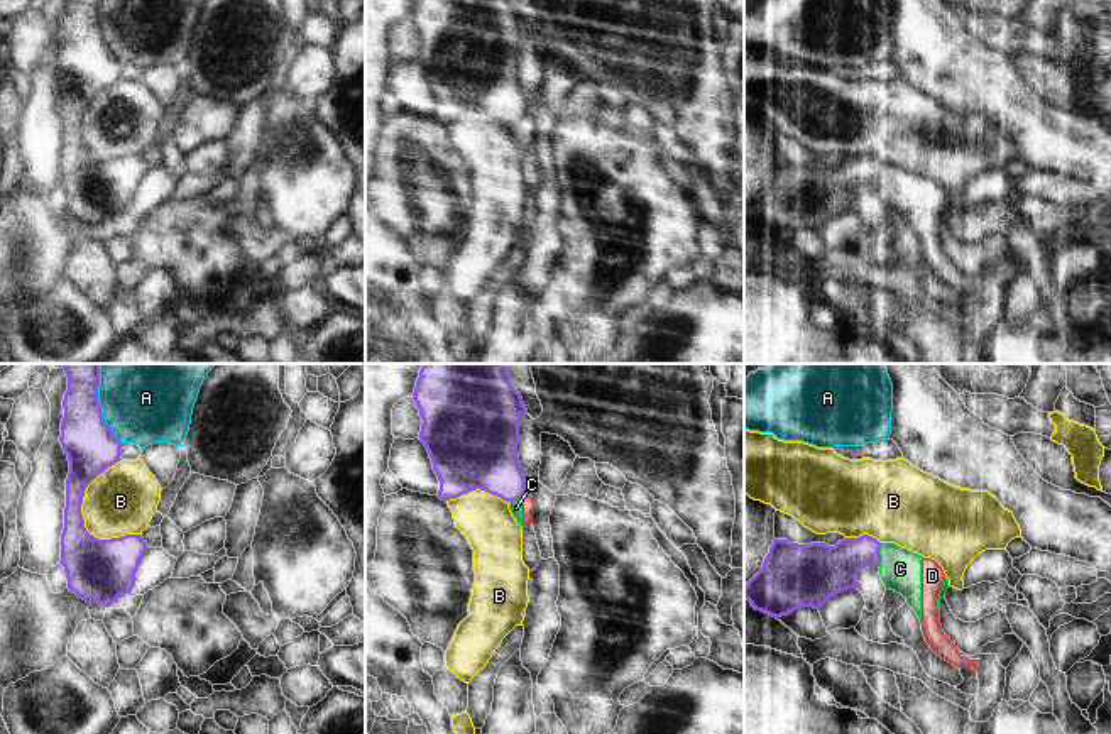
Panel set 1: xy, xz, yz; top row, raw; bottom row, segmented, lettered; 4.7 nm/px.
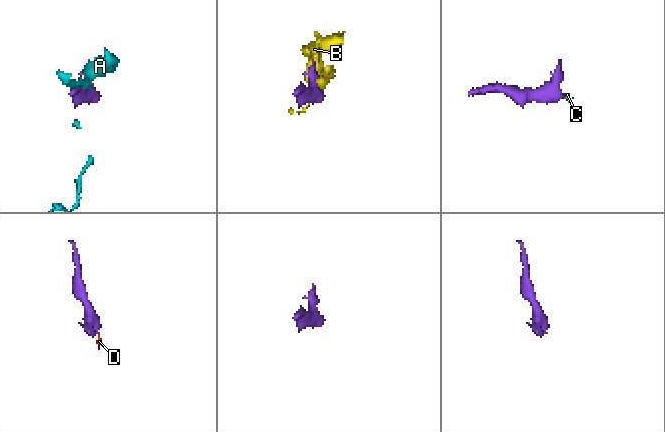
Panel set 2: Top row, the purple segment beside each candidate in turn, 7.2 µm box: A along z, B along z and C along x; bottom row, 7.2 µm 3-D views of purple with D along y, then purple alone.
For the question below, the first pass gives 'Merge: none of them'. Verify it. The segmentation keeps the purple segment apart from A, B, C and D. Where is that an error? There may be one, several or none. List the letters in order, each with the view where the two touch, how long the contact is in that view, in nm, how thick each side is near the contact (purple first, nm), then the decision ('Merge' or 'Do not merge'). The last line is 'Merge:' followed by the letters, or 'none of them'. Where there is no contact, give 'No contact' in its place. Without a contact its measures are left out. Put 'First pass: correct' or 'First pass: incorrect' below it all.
A: Touches purple in xy. Shared border 400 nm. Thickness 240 nm (purple) against 460 nm. Do not merge
B: Touches purple in xy. Shared border 400 nm. Thickness 240 nm (purple) against 320 nm. Do not merge
C: Touches purple in yz. Shared border 110 nm. Thickness 220 nm (purple) against 200 nm. Do not merge
D: Touches purple in xz. Shared border 50 nm. Thickness 300 nm (purple) against 60 nm. Do not merge
Merge: none of them.
First pass: correct

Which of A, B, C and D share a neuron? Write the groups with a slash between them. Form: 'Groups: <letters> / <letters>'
Groups: A / B / C D.

